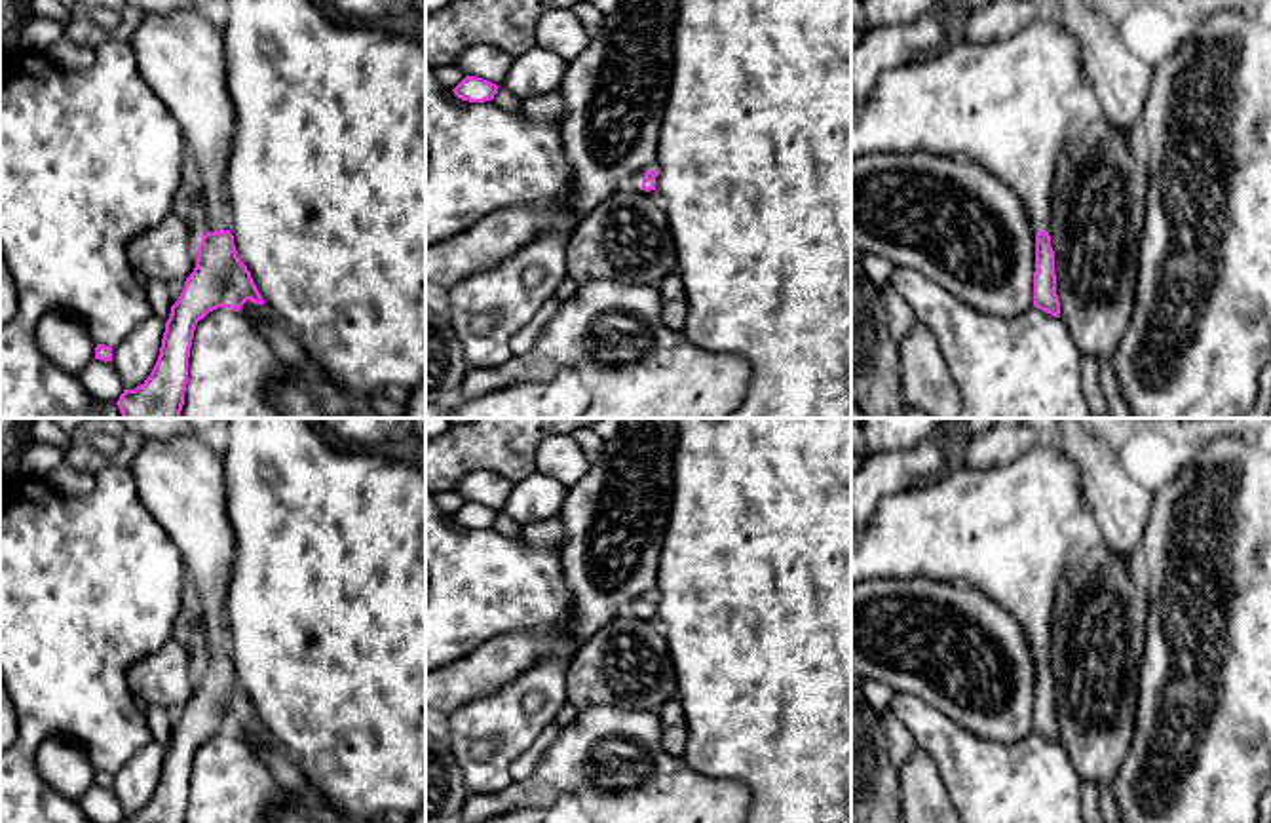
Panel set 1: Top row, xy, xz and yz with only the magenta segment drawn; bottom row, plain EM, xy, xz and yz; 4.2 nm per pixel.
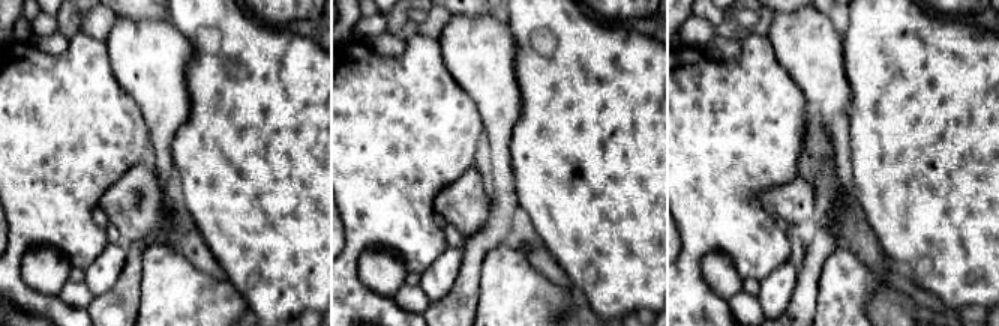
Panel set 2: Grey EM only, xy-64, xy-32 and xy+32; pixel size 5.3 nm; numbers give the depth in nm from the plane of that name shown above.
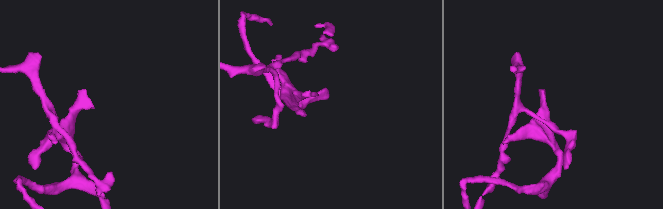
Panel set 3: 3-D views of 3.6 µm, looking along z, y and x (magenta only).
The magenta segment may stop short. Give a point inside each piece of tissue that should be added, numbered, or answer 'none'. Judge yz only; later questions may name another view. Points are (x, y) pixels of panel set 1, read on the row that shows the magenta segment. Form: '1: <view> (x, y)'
1: yz (1005, 105)

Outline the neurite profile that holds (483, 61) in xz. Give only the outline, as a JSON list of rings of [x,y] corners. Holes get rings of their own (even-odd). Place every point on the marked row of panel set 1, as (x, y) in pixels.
[[[486,44],[467,48],[456,61],[456,67],[465,76],[477,76],[496,86],[502,86],[505,82],[511,65],[513,65],[511,53]]]

